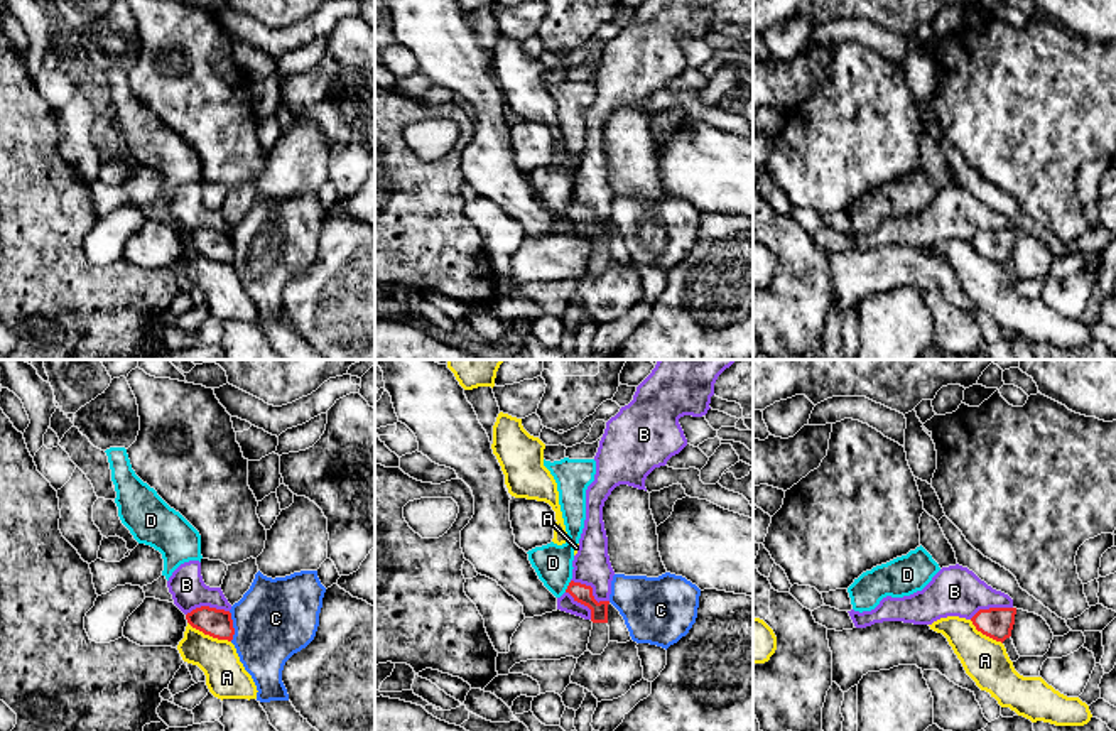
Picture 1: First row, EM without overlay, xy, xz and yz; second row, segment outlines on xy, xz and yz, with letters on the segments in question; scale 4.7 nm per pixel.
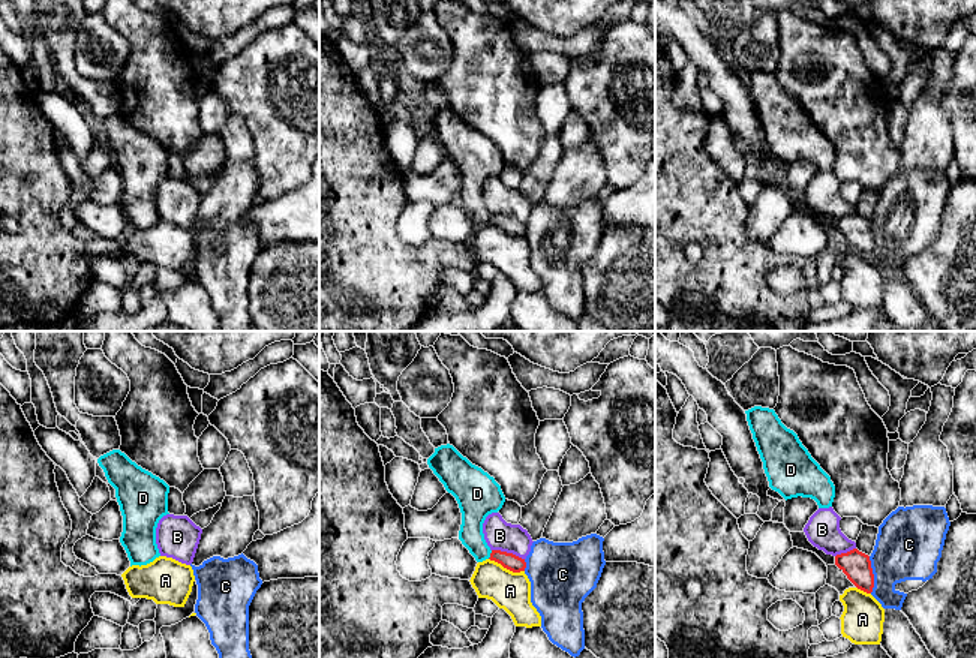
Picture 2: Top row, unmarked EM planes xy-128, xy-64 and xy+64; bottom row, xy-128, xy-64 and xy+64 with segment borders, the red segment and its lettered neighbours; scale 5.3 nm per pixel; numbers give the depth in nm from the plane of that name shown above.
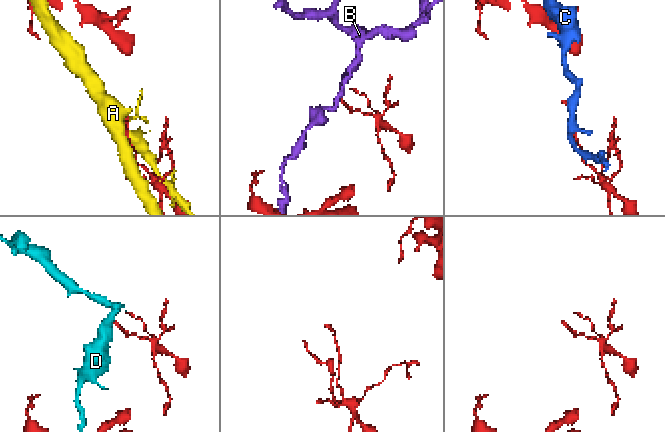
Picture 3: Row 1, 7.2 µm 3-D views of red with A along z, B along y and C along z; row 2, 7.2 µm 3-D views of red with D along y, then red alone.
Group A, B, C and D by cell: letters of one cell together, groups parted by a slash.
A / B / C / D

